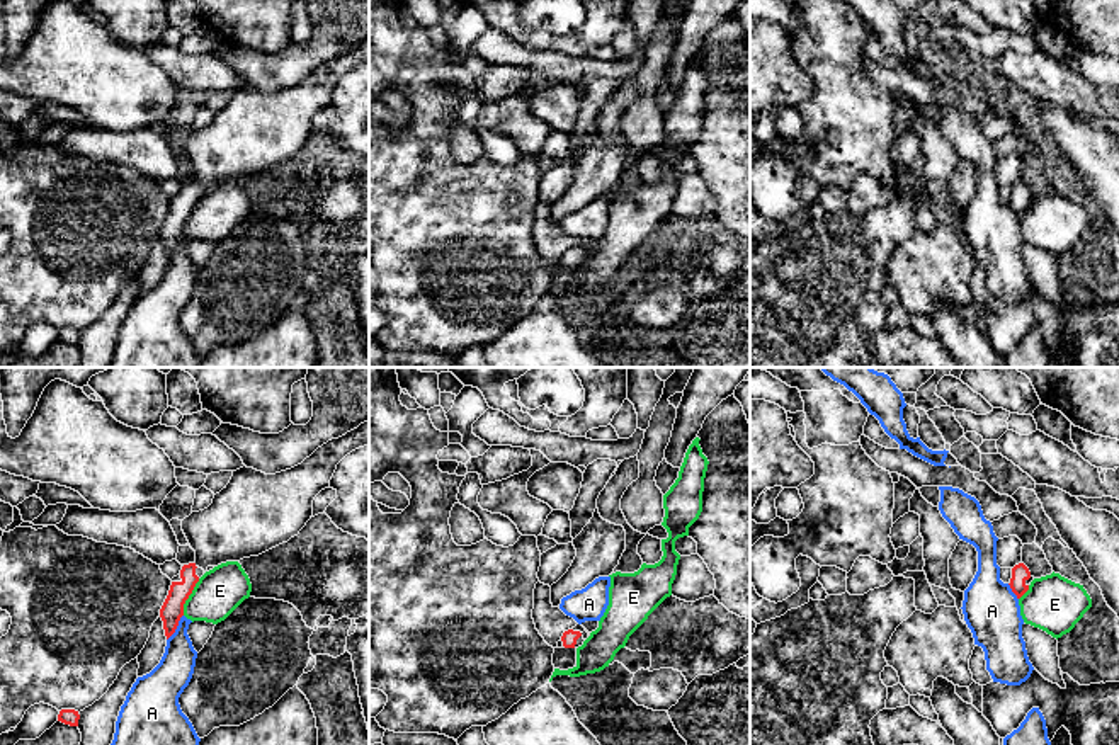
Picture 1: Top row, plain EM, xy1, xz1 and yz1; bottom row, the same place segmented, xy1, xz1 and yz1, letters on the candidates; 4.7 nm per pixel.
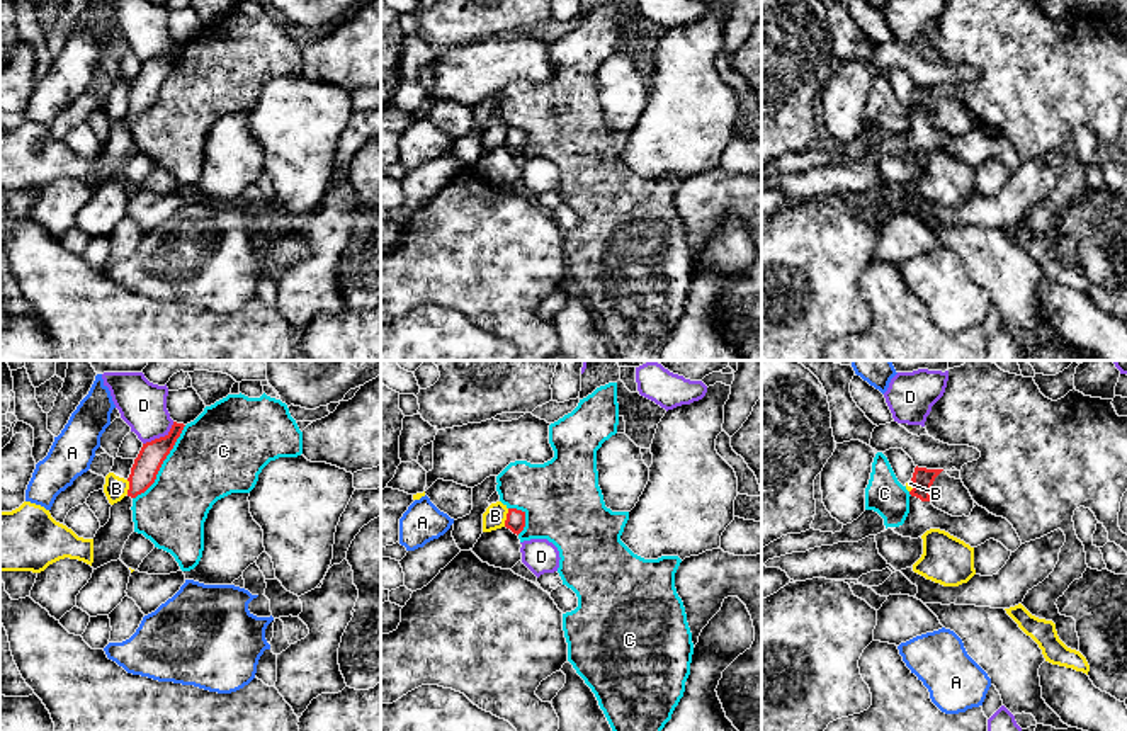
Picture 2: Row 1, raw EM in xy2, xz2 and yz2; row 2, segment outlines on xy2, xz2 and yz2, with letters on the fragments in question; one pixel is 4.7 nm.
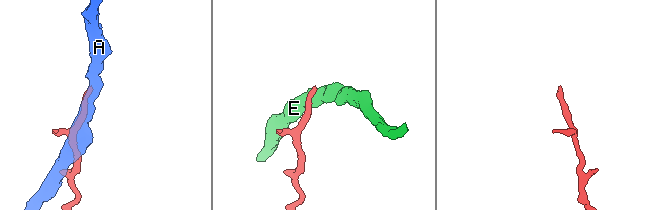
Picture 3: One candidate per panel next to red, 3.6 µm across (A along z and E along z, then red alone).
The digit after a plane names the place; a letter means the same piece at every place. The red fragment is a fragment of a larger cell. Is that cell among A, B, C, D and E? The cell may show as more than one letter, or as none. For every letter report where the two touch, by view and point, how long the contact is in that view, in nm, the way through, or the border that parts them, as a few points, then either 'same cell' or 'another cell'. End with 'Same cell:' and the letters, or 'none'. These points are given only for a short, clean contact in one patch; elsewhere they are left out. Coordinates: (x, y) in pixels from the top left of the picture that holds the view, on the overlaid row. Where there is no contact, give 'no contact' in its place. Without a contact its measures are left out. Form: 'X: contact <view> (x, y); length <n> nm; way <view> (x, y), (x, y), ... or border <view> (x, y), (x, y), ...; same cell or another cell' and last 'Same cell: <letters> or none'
A: contact xy1 (176, 628); length 150 nm; another cell
B: contact xz2 (507, 517); length 90 nm; border xz2 (509, 509), (504, 526); another cell
C: contact xy2 (162, 463); length 440 nm; another cell
D: contact xy2 (160, 437); length 190 nm; another cell
E: contact xy1 (187, 597); length 190 nm; border xy1 (199, 579), (184, 604), (182, 614); another cell
Same cell: none

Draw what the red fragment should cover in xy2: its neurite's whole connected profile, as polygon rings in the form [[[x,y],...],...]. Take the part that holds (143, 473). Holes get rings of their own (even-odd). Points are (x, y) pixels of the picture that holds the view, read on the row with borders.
[[[173,422],[170,432],[165,437],[143,444],[131,468],[131,474],[127,478],[129,481],[127,496],[136,498],[155,483],[163,461],[173,449],[184,427],[185,427],[184,423]]]

